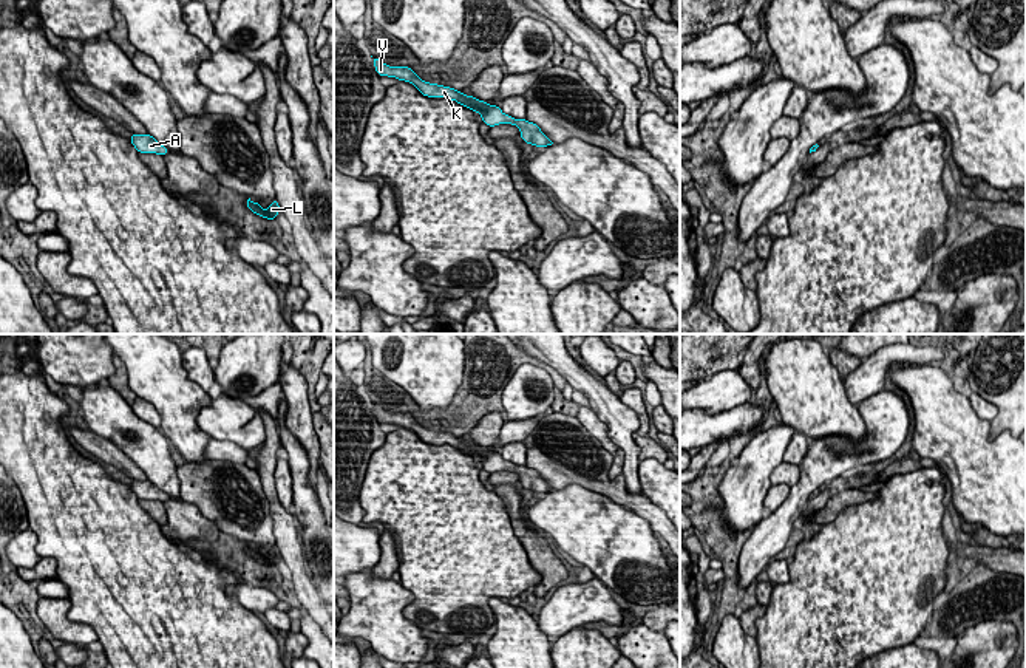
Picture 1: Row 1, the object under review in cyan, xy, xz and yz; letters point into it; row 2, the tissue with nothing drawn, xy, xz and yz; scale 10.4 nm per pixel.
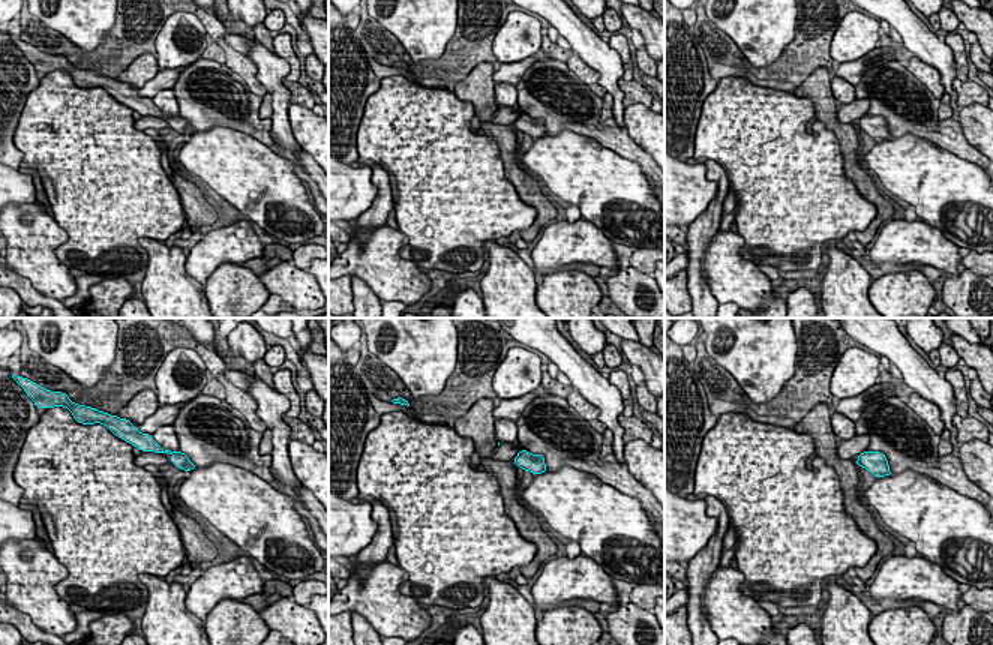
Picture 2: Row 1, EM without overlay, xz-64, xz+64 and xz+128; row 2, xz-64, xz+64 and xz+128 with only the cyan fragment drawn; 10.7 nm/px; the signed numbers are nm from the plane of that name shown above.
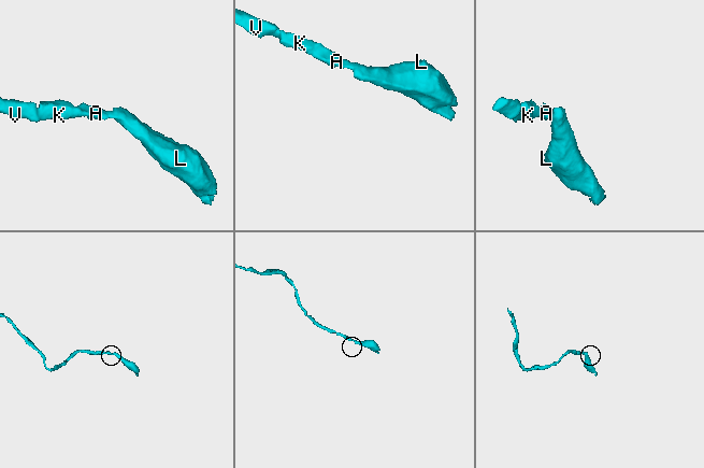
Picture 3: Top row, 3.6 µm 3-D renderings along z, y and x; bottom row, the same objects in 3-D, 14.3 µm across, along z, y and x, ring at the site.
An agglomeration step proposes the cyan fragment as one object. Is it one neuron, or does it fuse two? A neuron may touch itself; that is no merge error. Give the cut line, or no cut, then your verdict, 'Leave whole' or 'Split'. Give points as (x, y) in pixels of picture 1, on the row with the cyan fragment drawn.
No split. Leave whole

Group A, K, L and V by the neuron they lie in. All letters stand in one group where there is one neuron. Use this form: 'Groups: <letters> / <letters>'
Groups: A K L V

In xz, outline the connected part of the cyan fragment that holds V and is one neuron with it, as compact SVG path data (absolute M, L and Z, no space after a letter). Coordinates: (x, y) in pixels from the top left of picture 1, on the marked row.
M372 57L372 60L379 77L388 76L409 82L426 97L448 97L451 101L456 101L465 108L479 113L482 116L482 122L488 127L494 127L499 124L516 125L521 130L519 135L522 141L535 147L547 147L553 144L536 124L528 122L527 119L515 119L508 114L504 114L501 107L498 105L488 105L487 102L479 101L474 96L467 96L462 91L456 91L451 87L425 82L409 66L389 66L379 57Z

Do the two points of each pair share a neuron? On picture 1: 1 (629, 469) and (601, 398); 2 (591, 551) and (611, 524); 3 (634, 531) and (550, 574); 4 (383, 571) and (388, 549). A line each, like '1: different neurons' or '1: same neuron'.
1: same neuron
2: same neuron
3: different neurons
4: same neuron

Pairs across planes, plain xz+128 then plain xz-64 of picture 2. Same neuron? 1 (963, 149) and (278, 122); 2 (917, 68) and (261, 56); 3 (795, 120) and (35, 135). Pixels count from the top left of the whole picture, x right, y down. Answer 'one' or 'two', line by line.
1: two
2: two
3: one

